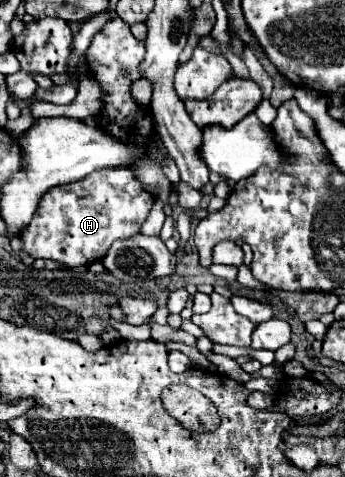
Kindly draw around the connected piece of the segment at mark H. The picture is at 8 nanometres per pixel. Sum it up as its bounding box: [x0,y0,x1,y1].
[19,168,153,266]

